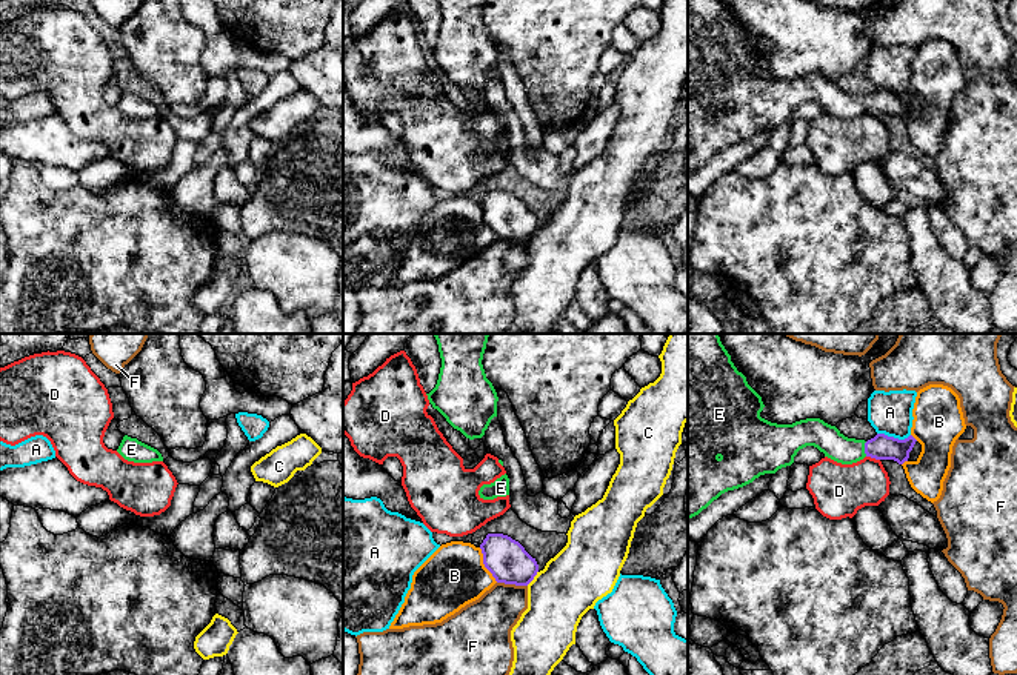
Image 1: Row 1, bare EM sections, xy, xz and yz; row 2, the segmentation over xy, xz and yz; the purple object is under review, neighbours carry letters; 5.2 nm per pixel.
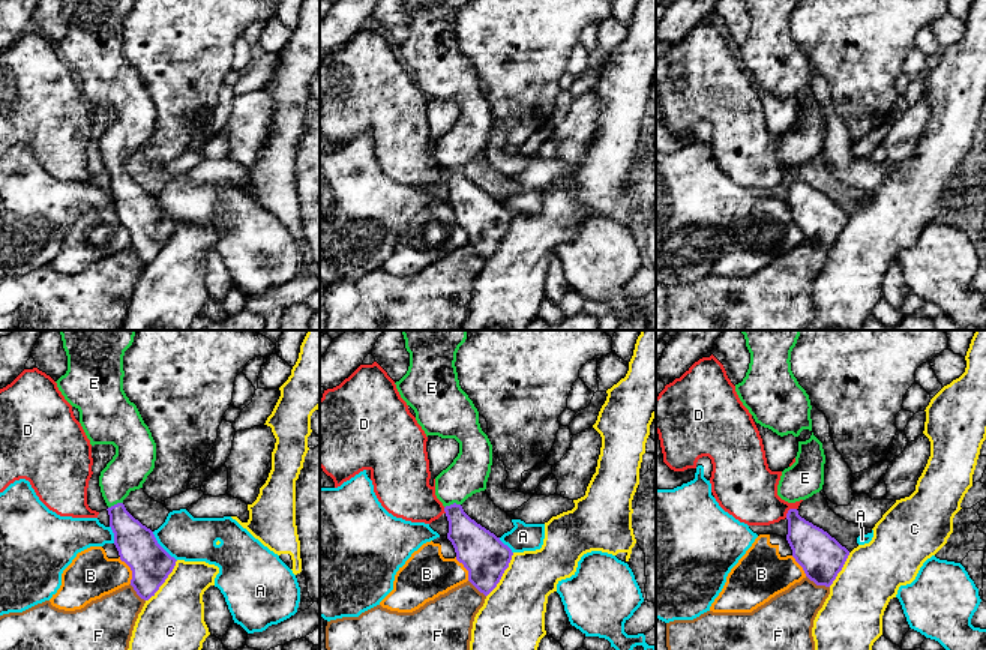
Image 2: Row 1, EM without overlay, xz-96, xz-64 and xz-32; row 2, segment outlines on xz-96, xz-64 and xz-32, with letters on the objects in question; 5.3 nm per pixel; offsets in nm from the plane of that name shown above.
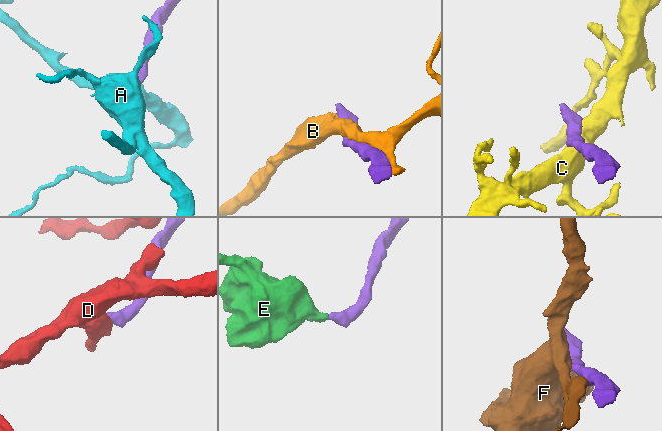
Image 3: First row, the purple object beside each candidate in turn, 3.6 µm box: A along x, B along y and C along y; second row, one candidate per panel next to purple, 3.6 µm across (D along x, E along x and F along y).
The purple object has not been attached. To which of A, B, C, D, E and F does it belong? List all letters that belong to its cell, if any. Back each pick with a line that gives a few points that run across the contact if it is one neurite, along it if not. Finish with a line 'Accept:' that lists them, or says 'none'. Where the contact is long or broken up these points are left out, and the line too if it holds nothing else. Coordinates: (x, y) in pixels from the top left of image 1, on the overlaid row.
E: yz (882, 446), (865, 449), (840, 449), (826, 438)
Accept: E

